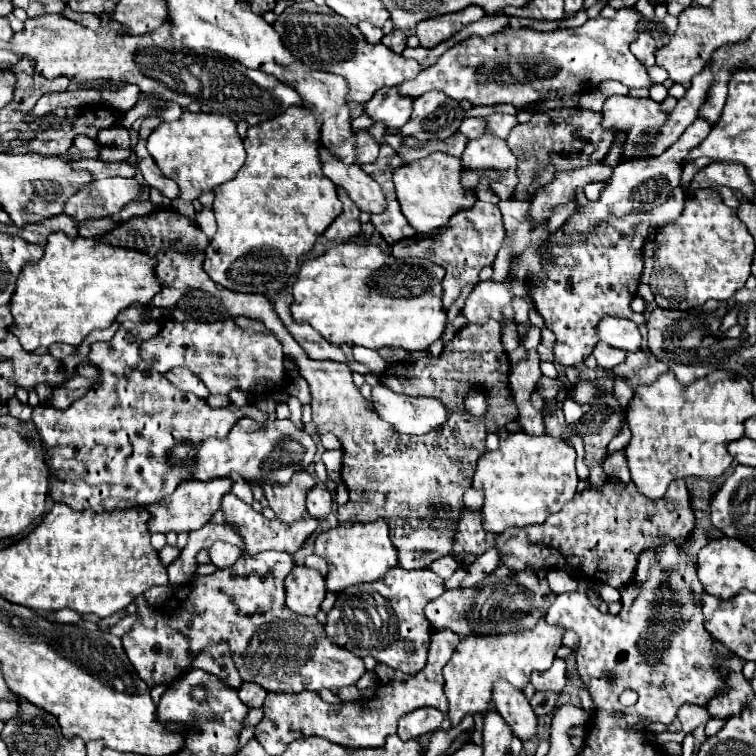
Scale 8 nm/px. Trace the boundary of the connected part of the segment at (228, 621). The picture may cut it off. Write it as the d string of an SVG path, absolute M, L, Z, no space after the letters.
M264 552L256 558L248 558L242 554L234 566L216 570L210 576L196 578L196 582L188 582L182 588L178 588L174 592L174 598L166 602L166 606L162 608L152 608L146 604L142 596L138 596L136 604L140 620L126 636L122 636L122 642L140 678L150 688L158 684L170 684L172 678L176 678L176 674L186 672L192 656L204 650L204 646L208 646L212 640L230 640L232 658L242 680L256 682L268 692L320 692L322 688L340 690L346 686L354 686L358 678L366 672L362 658L356 658L352 652L332 644L324 634L324 626L316 618L292 614L292 610L284 606L284 578L288 570L292 570L292 566L292 556L284 552Z

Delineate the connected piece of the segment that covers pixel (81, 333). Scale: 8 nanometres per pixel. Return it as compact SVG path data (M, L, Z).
M54 232L48 236L44 256L38 260L38 264L24 266L16 282L16 290L10 300L10 312L14 318L10 334L14 334L28 352L34 352L38 346L52 346L56 342L78 346L92 330L108 328L114 322L116 314L124 310L124 306L130 306L132 302L150 304L158 288L160 286L152 270L152 258L148 258L144 252L134 248L98 244L94 238L70 238L64 232Z

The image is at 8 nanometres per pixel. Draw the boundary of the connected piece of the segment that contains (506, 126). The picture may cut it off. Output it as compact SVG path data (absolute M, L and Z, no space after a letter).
M494 112L494 114L486 116L484 130L490 132L490 134L494 134L494 136L498 136L498 138L506 138L508 136L508 130L512 130L512 126L516 126L516 124L518 124L516 116Z

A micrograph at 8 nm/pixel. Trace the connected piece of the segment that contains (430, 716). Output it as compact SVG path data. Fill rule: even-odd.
M420 708L414 710L412 714L406 714L404 718L400 718L398 722L398 736L402 740L410 740L410 738L418 738L422 734L434 732L442 726L444 722L444 714L436 708Z

